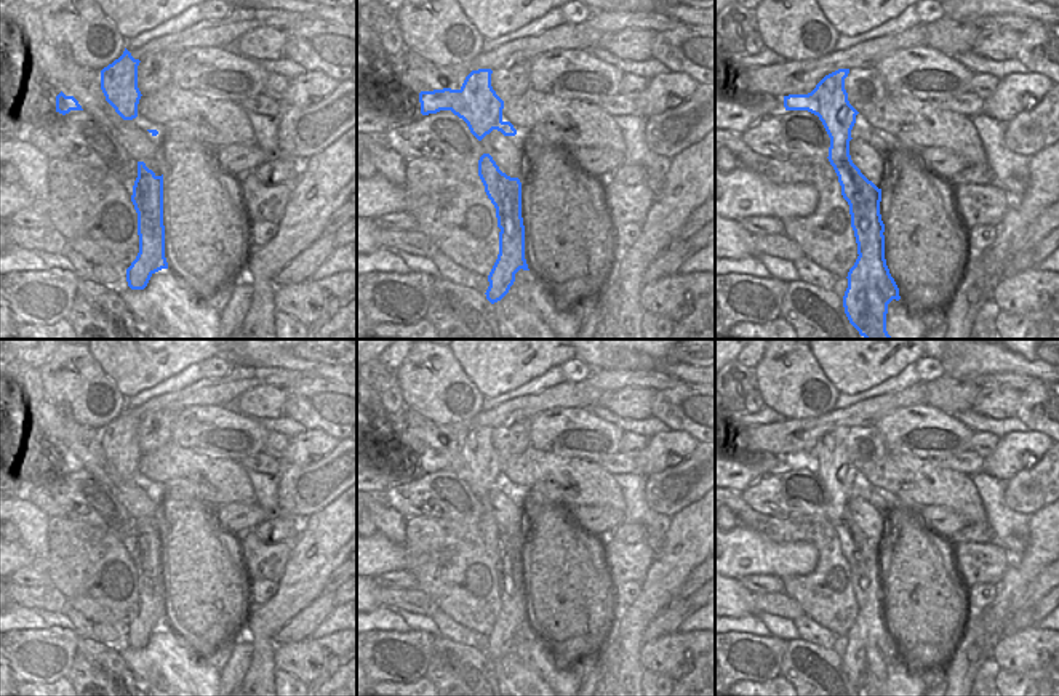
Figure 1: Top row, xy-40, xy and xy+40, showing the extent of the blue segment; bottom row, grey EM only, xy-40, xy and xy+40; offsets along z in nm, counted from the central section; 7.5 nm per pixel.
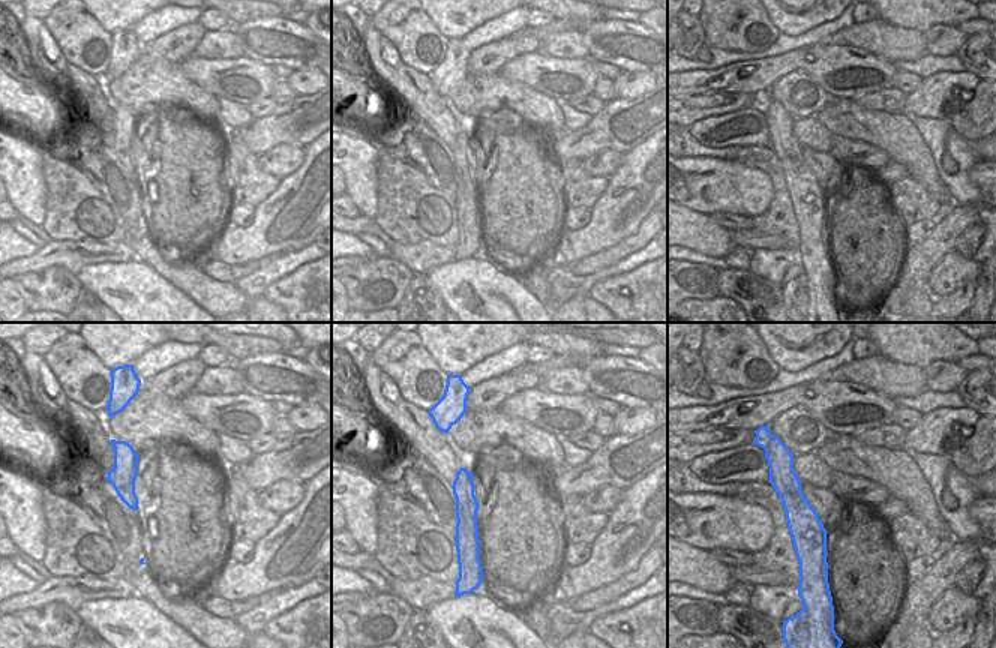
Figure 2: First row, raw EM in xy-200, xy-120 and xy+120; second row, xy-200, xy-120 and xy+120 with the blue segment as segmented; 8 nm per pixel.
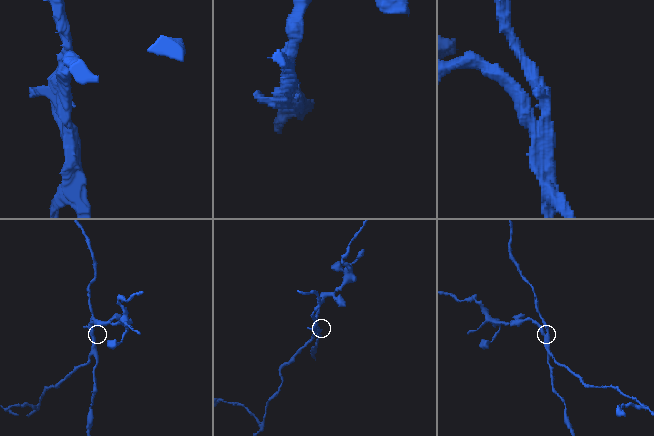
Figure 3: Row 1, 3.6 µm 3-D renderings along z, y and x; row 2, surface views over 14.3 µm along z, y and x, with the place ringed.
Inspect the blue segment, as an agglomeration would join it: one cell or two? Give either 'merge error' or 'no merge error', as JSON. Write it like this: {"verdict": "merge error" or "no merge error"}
{"verdict": "merge error"}

